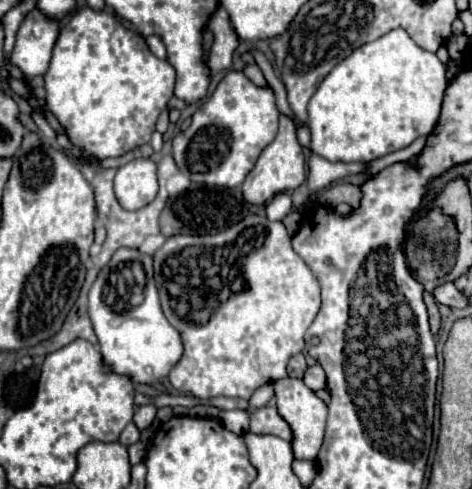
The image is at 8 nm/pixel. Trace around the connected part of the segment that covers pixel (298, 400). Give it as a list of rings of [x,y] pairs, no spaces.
[[[280,379],[274,383],[274,391],[276,391],[276,405],[278,405],[278,413],[288,421],[288,425],[294,431],[294,441],[292,441],[292,449],[294,449],[294,457],[296,459],[314,459],[316,453],[320,451],[322,439],[324,439],[324,425],[326,425],[326,403],[310,389],[304,385],[302,379]]]

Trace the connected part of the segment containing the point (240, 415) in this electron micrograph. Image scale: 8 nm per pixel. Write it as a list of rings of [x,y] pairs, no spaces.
[[[220,411],[218,413],[220,421],[224,423],[226,429],[232,429],[232,433],[240,433],[244,435],[248,431],[248,413],[246,411]]]

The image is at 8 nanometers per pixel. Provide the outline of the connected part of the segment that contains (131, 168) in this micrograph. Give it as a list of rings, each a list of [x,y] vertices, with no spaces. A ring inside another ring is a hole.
[[[134,159],[118,167],[112,183],[116,199],[124,209],[140,209],[140,205],[148,205],[156,197],[156,163],[150,159]]]

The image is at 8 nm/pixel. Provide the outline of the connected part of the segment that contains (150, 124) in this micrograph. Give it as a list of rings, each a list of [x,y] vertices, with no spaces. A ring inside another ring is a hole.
[[[86,5],[66,21],[56,39],[50,67],[44,73],[46,107],[60,125],[64,125],[68,139],[84,153],[96,157],[122,157],[130,149],[150,141],[156,129],[156,119],[172,97],[174,77],[172,65],[150,53],[144,37],[122,27],[118,15],[110,11],[94,11]]]

